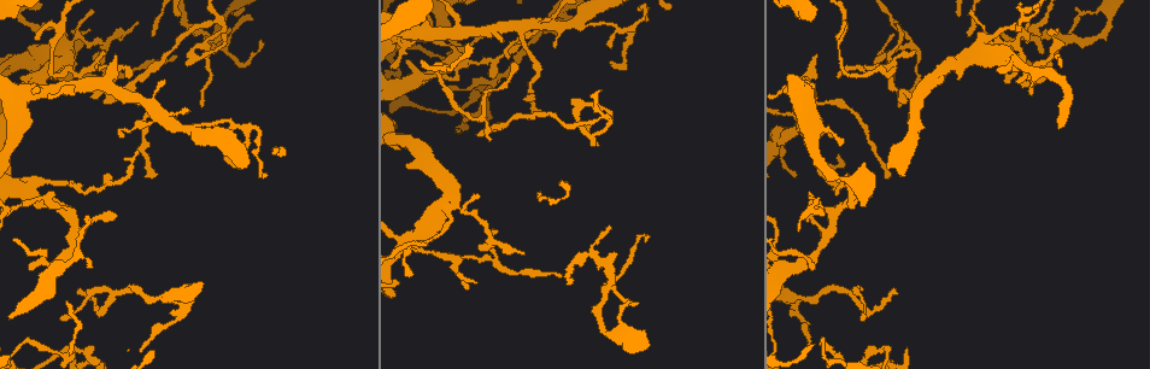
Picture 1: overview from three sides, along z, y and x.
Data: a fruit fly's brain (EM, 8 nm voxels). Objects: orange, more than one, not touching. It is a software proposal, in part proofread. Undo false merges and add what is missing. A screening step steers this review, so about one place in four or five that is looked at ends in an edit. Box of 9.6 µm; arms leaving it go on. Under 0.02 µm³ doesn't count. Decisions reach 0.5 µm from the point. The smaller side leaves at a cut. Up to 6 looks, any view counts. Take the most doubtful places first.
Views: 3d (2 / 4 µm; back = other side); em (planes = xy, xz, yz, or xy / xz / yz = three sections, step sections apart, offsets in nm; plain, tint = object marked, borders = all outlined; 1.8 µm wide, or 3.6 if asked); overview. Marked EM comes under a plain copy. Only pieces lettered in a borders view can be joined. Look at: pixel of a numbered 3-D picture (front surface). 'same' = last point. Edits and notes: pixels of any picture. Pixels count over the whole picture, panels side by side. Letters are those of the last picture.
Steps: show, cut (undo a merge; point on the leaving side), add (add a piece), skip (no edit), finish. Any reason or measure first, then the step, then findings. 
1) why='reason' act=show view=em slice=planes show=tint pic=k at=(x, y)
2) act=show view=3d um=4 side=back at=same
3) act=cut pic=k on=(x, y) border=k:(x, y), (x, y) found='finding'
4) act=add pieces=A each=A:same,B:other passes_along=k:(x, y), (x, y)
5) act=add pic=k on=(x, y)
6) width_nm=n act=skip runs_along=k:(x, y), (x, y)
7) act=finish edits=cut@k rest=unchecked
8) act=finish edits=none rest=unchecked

why='branch stops here' act=show view=3d um=2 pic=1 at=(616, 256)

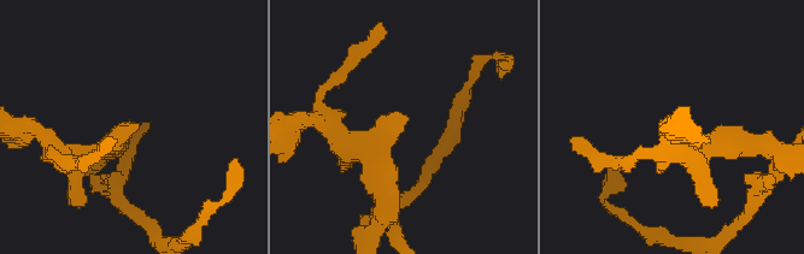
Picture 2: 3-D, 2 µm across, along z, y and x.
why='now the EM' act=show view=em slice=xz step=16 show=borders pic=2 at=(139, 128)

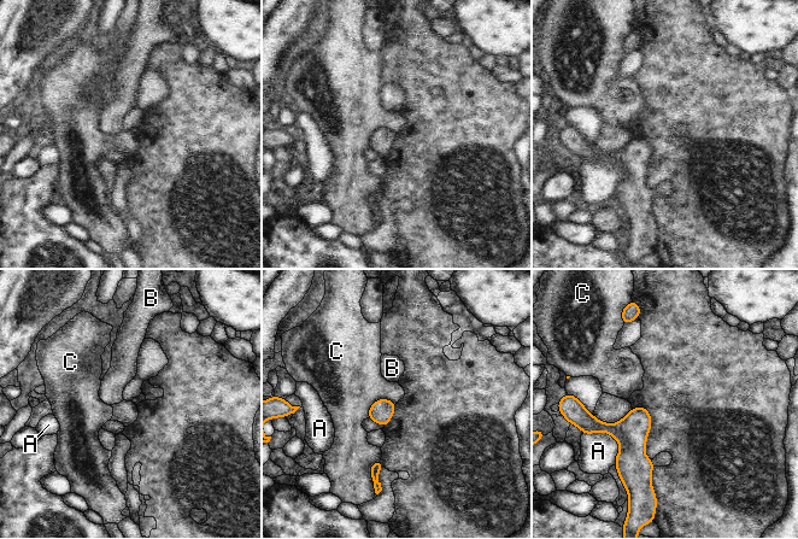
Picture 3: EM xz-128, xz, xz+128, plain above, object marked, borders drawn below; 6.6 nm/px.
act=show view=em slice=planes show=borders at=same

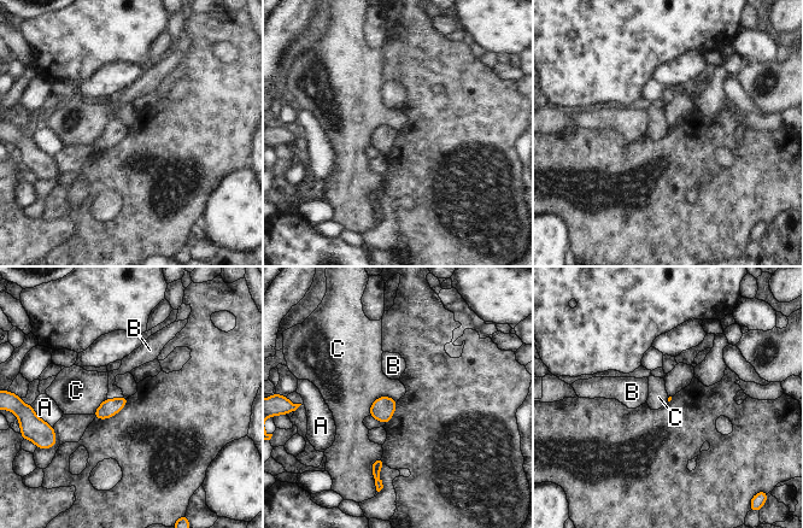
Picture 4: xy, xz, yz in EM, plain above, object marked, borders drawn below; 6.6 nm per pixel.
act=add pieces=B each=A:other,B:same,C:other found='it goes on there'

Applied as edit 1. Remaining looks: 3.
why='an open end' act=show view=em slice=xz step=8 show=tint pic=1 at=(824, 121)

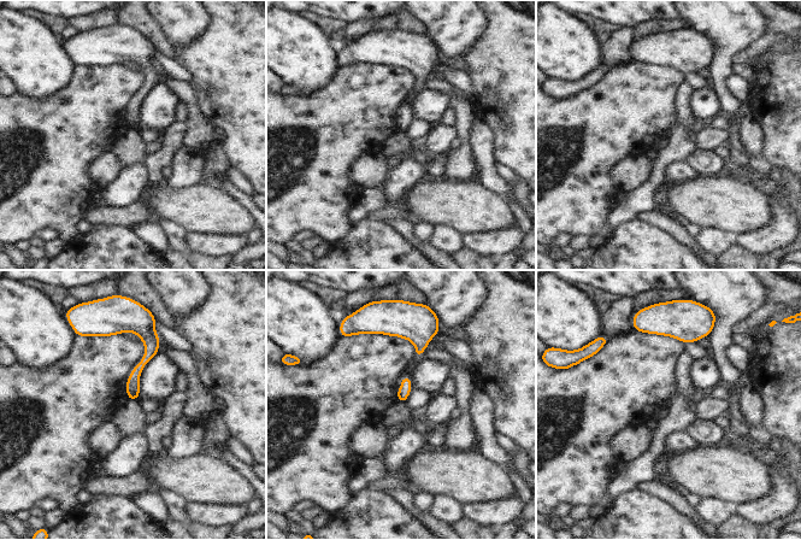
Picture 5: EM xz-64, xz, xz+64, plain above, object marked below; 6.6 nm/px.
why='cut it another way' act=show view=em slice=planes show=borders at=same

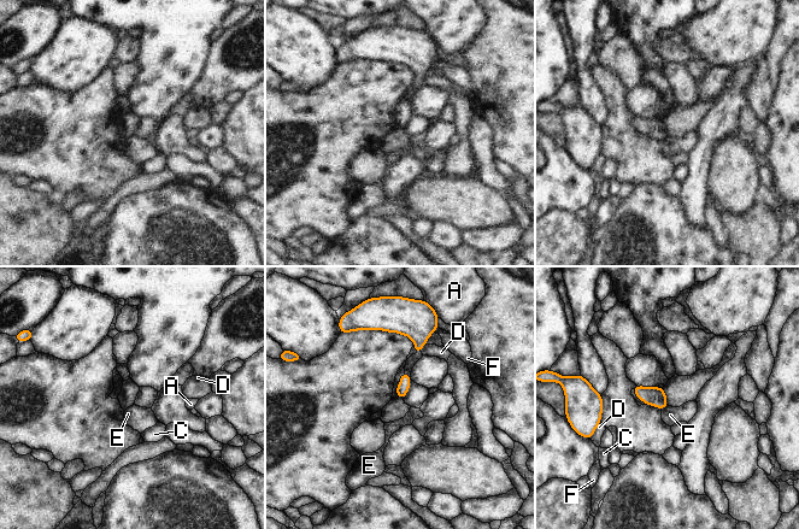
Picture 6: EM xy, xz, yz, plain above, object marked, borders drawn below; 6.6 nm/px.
longest_contact=D:100nm act=skip each=A:other,C:other,D:other,E:other,F:other border=6:(668, 405), (662, 411) found='no lettered piece goes on from it'

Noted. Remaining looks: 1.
act=finish edits=add@4 rest=unchecked

